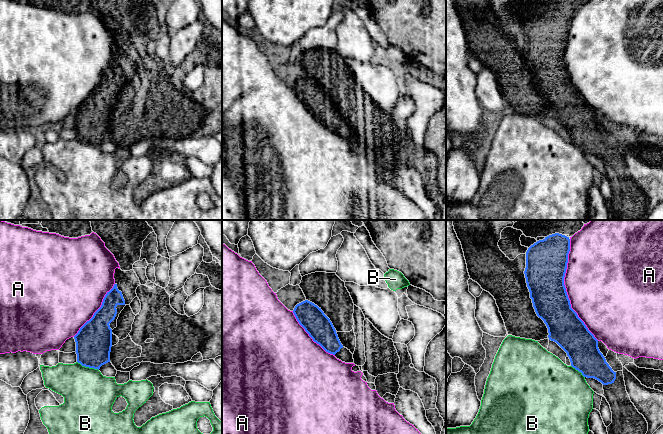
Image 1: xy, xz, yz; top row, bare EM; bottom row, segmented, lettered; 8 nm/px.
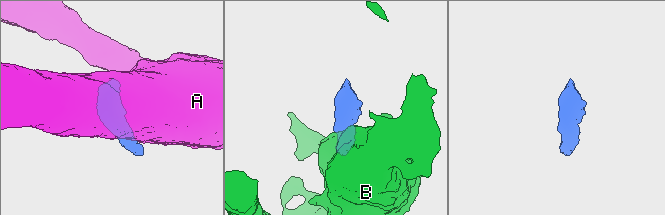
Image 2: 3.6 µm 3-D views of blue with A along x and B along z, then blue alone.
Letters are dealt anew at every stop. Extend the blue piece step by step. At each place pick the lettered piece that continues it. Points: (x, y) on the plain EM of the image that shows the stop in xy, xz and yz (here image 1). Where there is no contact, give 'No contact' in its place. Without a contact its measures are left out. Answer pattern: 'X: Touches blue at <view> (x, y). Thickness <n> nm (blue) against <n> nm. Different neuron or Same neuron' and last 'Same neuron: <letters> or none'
A: Touches blue at yz (565, 66). Thickness 320 nm (blue) against 480 nm. Different neuron
B: Touches blue at xy (88, 142). Thickness 280 nm (blue) against 400 nm. Different neuron
Same neuron: none

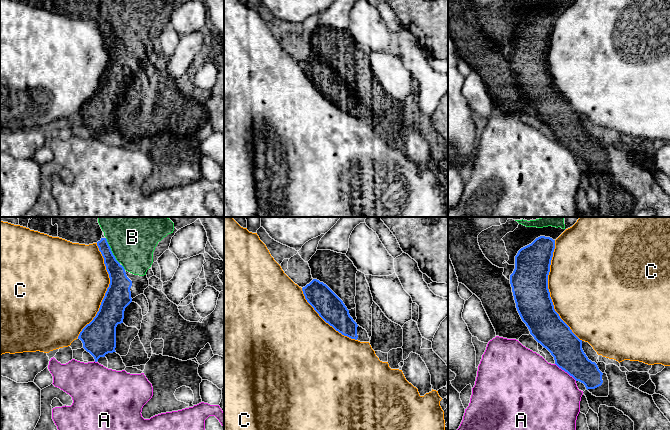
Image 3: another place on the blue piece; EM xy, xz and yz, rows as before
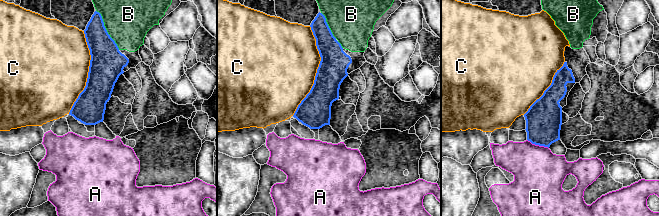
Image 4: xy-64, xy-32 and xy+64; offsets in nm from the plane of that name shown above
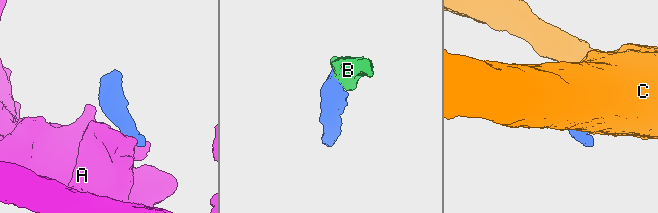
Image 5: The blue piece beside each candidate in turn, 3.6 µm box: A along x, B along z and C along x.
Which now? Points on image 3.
A: Touches blue at yz (566, 147). Thickness 260 nm (blue) against 480 nm. Different neuron
B: Touches blue at xy (111, 27). Thickness 150 nm (blue) against 340 nm. Same neuron
C: Touches blue at yz (548, 67). Thickness 300 nm (blue) against 480 nm. Different neuron
Same neuron: B

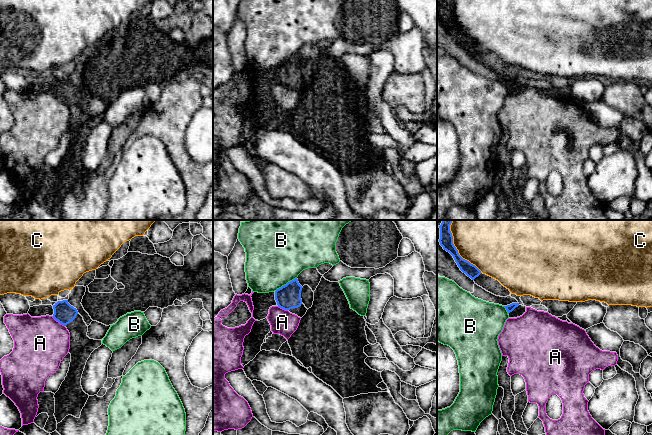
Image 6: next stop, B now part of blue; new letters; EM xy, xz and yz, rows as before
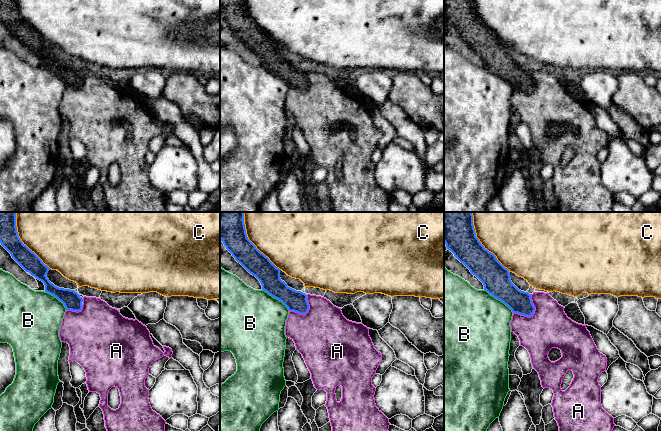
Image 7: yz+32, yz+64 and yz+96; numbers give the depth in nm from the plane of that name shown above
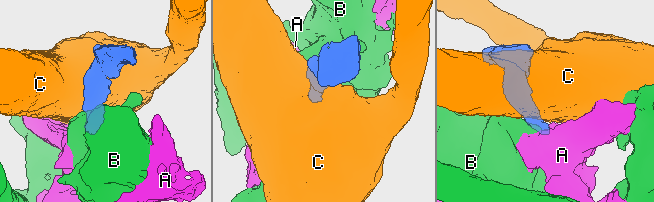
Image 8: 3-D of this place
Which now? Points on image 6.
A: Touches blue at xy (58, 97). Thickness 170 nm (blue) against 440 nm. Different neuron
B: Touches blue at xz (286, 60). Thickness 190 nm (blue) against 480 nm. Different neuron
C: Touches blue at yz (457, 26). Thickness 110 nm (blue) against 360 nm. Different neuron
Same neuron: none

